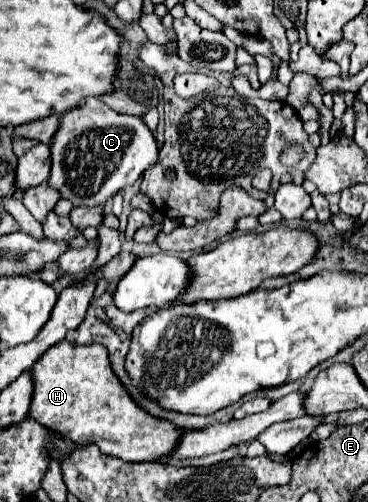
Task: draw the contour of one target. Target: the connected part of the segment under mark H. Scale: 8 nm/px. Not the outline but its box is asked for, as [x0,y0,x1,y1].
[28,340,182,462]

